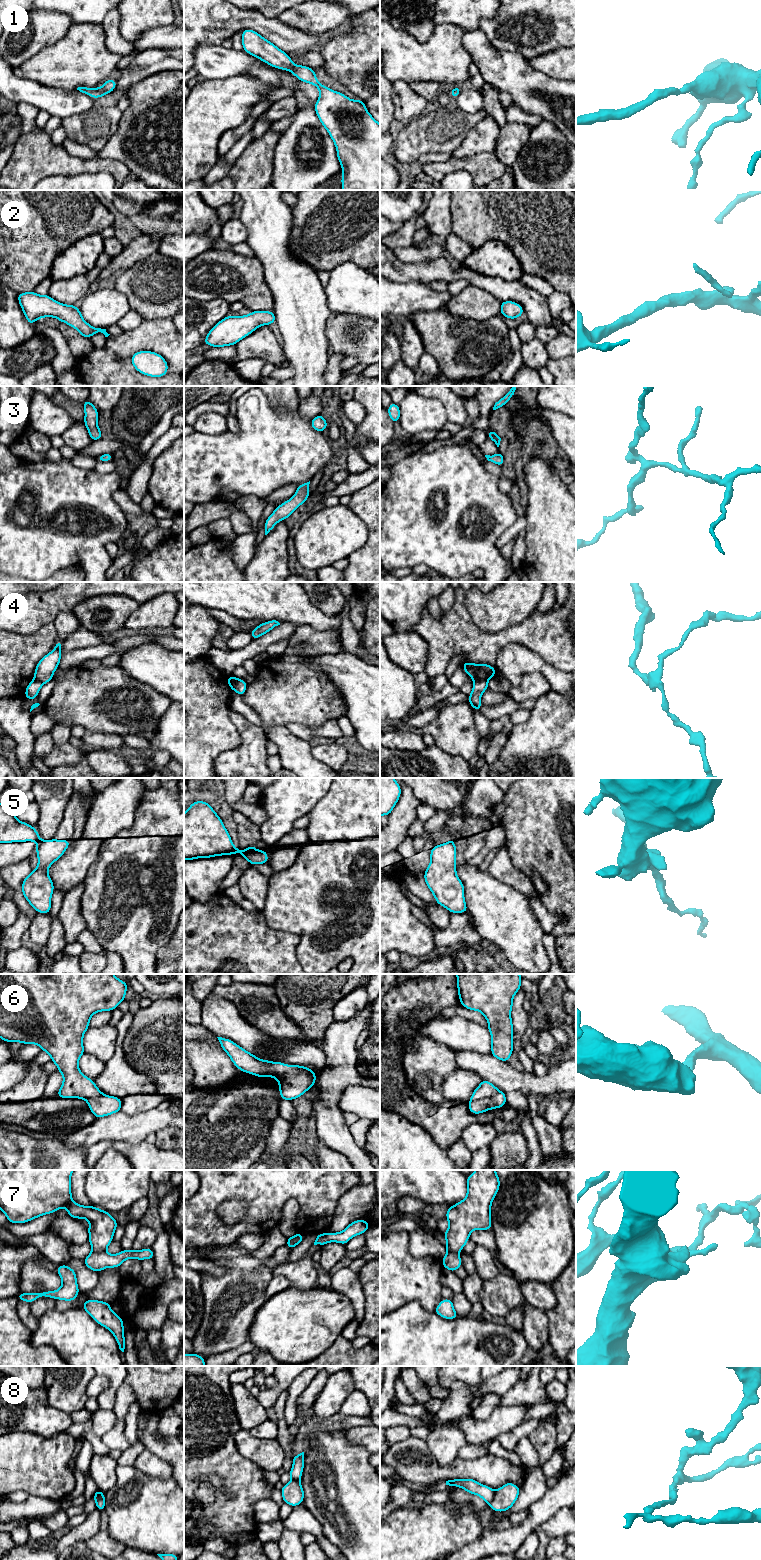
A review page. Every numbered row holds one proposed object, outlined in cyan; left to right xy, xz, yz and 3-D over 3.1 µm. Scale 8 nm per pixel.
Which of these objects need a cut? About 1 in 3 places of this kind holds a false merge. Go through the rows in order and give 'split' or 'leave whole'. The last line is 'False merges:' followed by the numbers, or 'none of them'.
1: split
2: leave whole
3: leave whole
4: split
5: split
6: leave whole
7: split
8: split
False merges: 1, 4, 5, 7, 8

